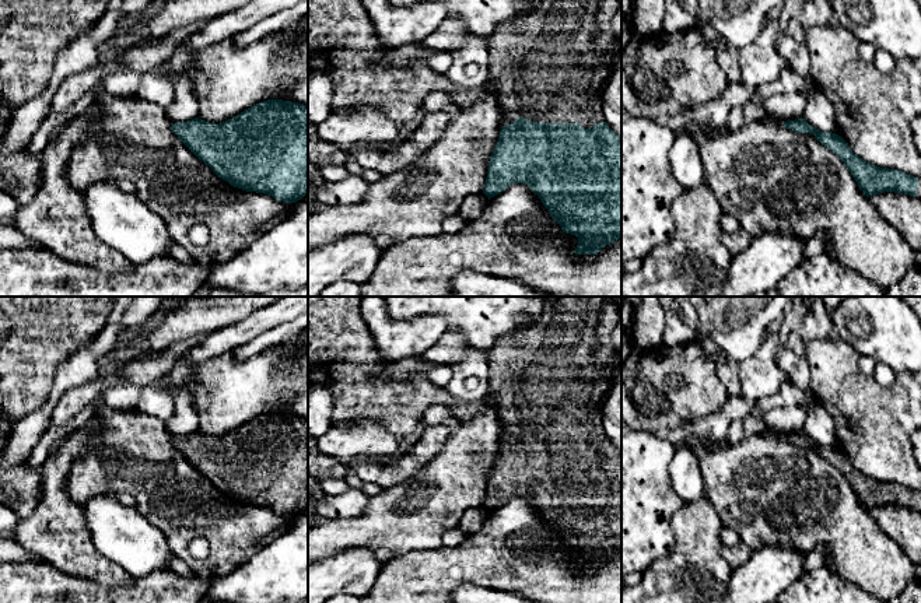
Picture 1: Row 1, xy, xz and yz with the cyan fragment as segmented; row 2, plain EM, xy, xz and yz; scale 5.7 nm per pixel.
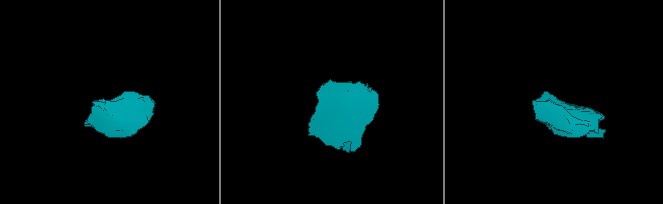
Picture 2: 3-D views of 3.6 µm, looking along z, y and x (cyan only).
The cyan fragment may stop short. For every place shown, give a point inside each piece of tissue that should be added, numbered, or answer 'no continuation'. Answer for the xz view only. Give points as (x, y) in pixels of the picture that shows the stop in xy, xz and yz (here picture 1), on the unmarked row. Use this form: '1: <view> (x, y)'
1: xz (540, 377)

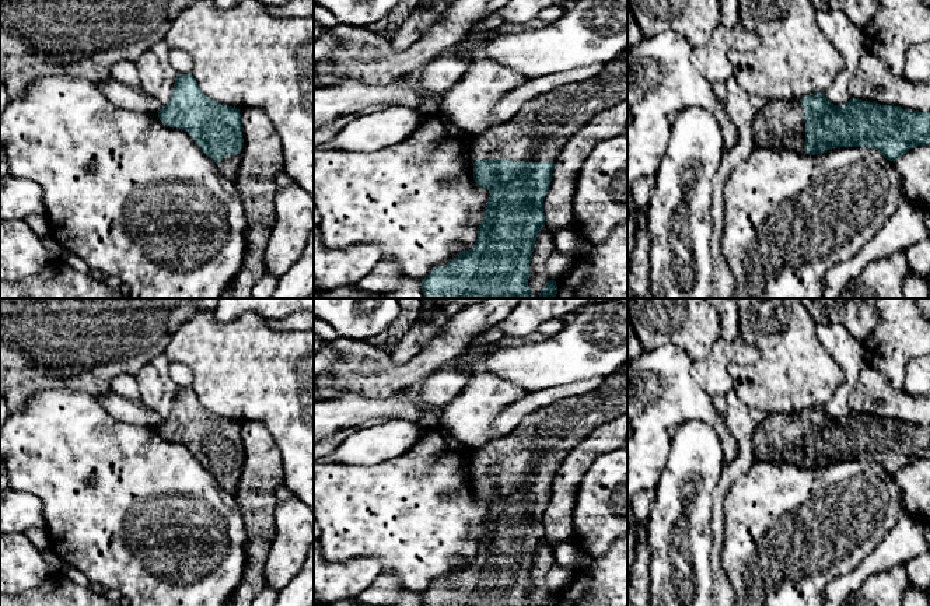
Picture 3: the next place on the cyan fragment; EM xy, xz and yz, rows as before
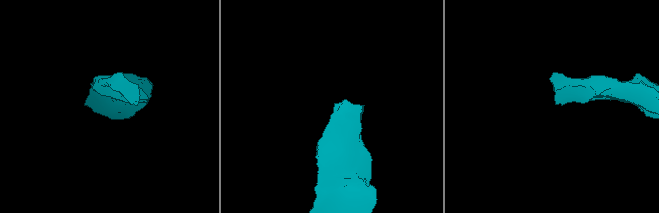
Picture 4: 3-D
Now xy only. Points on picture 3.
1: xy (228, 479)

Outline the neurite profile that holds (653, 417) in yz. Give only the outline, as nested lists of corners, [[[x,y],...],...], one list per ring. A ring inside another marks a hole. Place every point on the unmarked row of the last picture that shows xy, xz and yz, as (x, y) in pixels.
[[[658,347],[643,354],[627,367],[627,533],[632,528],[633,495],[654,488],[668,456],[671,434],[688,420],[700,420],[713,427],[723,445],[724,465],[738,458],[738,442],[716,411],[709,396],[690,374],[693,361],[682,348]]]

